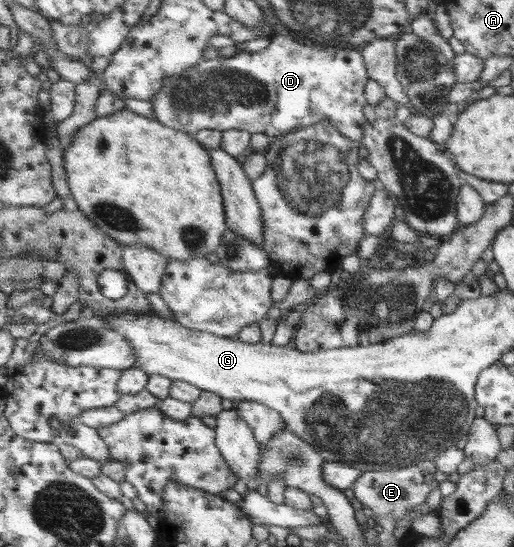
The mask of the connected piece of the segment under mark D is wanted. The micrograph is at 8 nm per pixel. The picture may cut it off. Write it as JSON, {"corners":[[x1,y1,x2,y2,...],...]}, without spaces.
{"corners":[[276,34,270,38,271,42,267,48,257,52,236,52,234,56,211,58,209,60,202,60,200,63,188,67,188,72,180,74,178,77,170,77,164,81,164,87,156,96,156,101,152,101,155,119,163,122,164,125,172,126,172,129,178,129,191,135,196,135,201,129,217,129,226,131,230,129,246,130,250,133,265,133,274,137,286,135,292,131,296,132,298,129,304,129,311,125,316,125,319,121,328,121,335,125,340,133,343,133,348,139,352,141,363,142,365,137,365,125,367,125,366,115,364,115,364,107,369,104,366,89,370,75,367,71,367,63,364,59,362,49,354,49,352,47,336,47,336,46,314,46,310,42,301,40,299,37,291,35]]}

